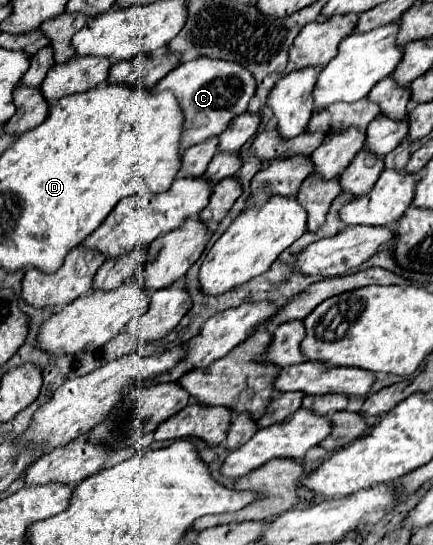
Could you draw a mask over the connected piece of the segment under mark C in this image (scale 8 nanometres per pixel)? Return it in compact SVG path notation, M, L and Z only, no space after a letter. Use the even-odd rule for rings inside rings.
M201 57L195 61L181 63L177 69L173 69L165 79L161 79L155 85L153 93L165 91L165 89L171 89L175 93L185 113L183 139L181 139L181 147L185 151L187 147L201 143L211 135L219 135L235 115L241 115L243 111L247 111L249 99L255 95L257 83L255 83L255 77L237 61Z

